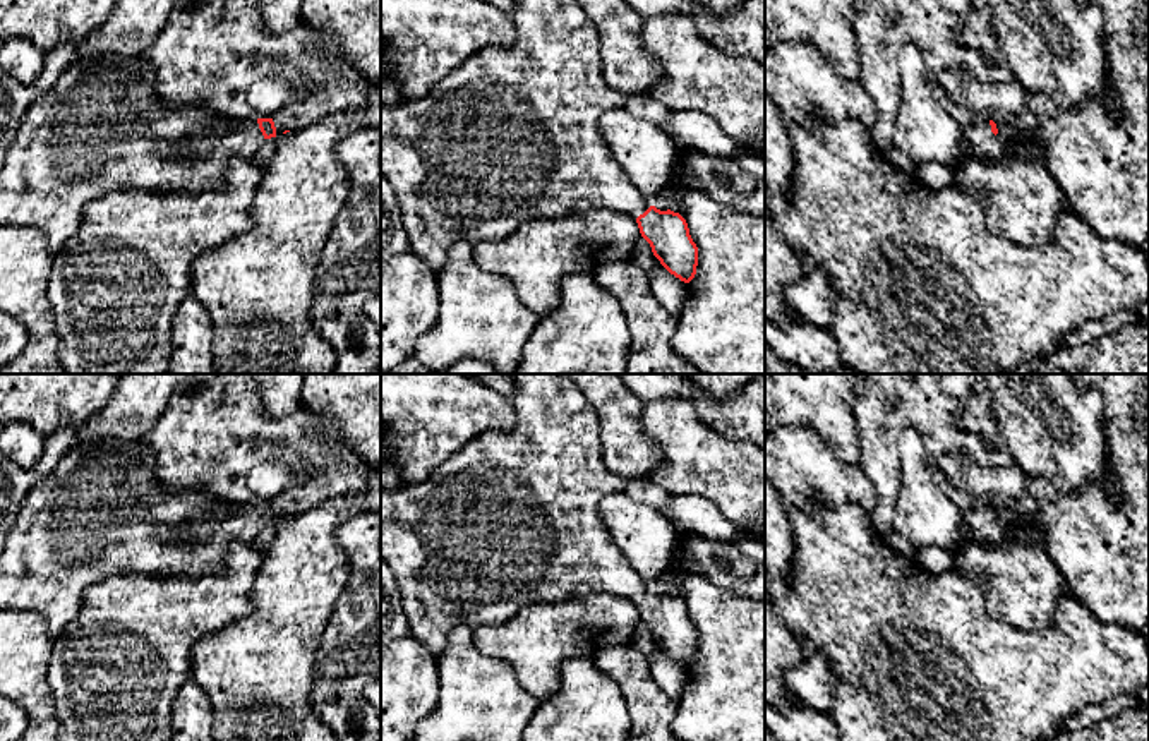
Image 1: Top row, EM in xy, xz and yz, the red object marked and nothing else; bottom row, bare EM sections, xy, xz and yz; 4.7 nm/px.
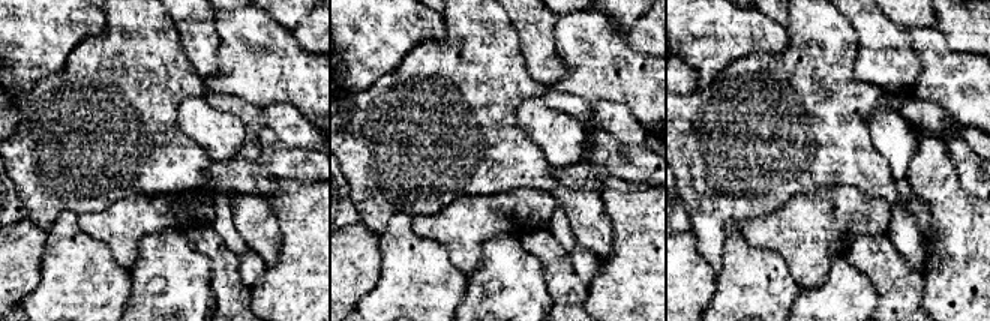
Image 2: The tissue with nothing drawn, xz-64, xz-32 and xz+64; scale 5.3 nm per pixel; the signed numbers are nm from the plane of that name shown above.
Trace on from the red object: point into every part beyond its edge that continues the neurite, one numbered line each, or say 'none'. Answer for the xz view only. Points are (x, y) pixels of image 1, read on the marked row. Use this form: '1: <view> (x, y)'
1: xz (511, 134)

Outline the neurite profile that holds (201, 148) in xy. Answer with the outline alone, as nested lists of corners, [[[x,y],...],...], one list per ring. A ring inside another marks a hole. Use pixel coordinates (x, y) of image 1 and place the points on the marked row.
[[[214,125],[204,141],[197,141],[194,144],[185,144],[183,148],[166,148],[163,151],[165,156],[177,158],[180,154],[189,154],[192,158],[204,158],[213,151],[214,139],[223,134],[221,125]]]

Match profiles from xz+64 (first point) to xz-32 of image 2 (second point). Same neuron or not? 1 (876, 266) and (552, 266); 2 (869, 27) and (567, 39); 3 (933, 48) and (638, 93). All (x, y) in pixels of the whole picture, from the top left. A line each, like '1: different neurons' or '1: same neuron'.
1: same neuron
2: different neurons
3: same neuron

